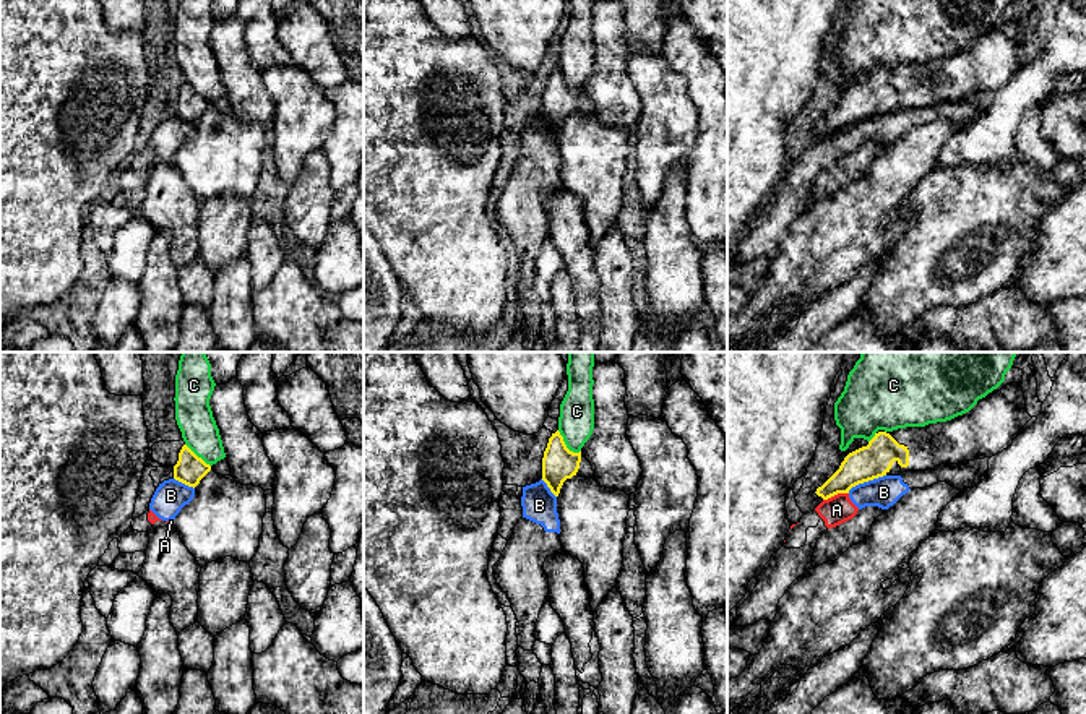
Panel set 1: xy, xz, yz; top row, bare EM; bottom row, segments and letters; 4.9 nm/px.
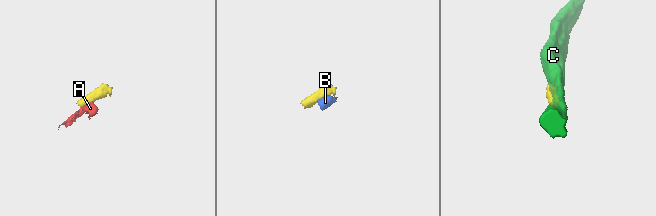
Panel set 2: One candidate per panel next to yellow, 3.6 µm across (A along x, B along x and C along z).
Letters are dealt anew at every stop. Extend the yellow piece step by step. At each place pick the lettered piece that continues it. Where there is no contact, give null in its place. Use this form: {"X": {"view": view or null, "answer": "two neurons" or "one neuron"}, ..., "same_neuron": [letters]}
{"A": {"view": "yz", "answer": "two neurons"}, "B": {"view": "yz", "answer": "two neurons"}, "C": {"view": "xz", "answer": "two neurons"}, "same_neuron": []}

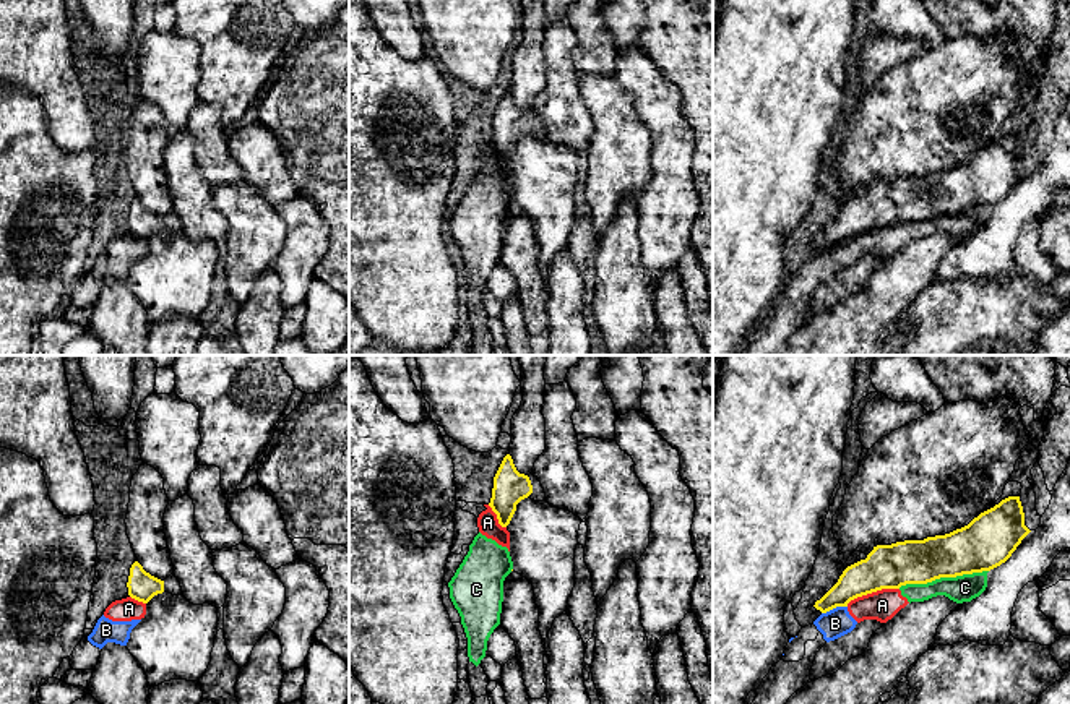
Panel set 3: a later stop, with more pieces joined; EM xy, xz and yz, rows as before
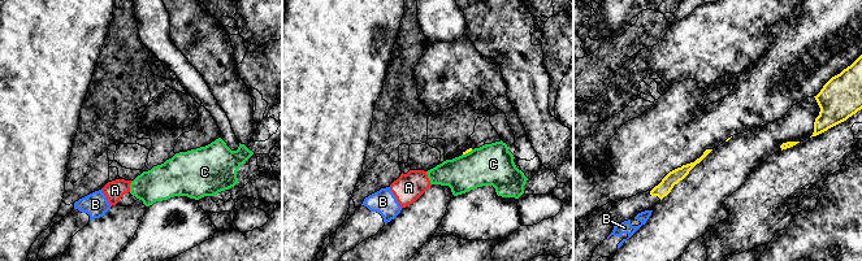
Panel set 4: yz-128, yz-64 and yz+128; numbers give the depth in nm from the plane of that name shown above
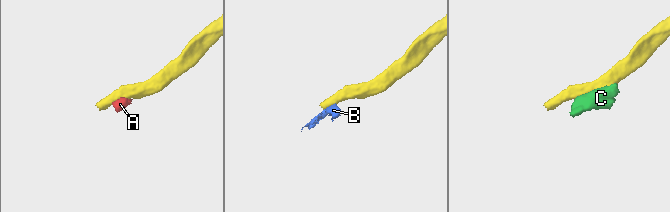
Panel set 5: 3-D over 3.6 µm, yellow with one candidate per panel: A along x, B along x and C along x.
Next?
{"A": {"view": "yz", "answer": "two neurons"}, "B": {"view": "yz", "answer": "two neurons"}, "C": {"view": "yz", "answer": "two neurons"}, "same_neuron": []}

